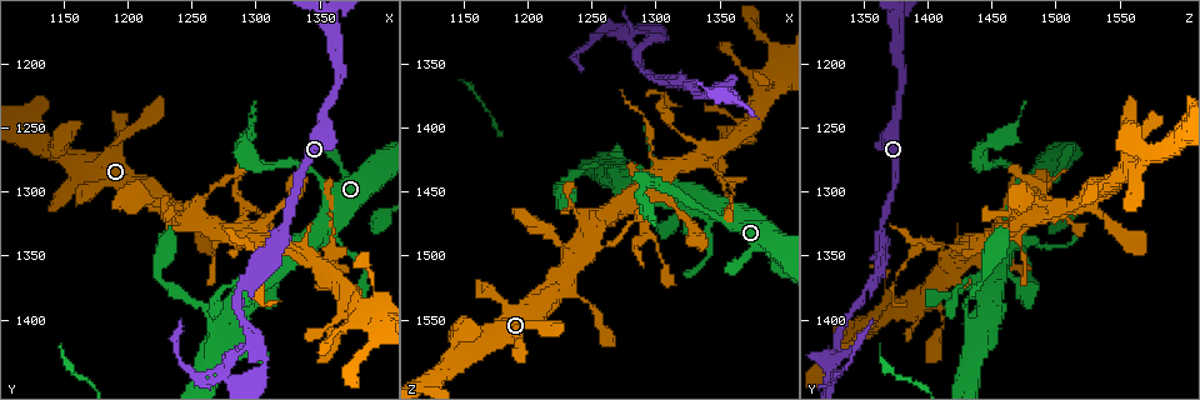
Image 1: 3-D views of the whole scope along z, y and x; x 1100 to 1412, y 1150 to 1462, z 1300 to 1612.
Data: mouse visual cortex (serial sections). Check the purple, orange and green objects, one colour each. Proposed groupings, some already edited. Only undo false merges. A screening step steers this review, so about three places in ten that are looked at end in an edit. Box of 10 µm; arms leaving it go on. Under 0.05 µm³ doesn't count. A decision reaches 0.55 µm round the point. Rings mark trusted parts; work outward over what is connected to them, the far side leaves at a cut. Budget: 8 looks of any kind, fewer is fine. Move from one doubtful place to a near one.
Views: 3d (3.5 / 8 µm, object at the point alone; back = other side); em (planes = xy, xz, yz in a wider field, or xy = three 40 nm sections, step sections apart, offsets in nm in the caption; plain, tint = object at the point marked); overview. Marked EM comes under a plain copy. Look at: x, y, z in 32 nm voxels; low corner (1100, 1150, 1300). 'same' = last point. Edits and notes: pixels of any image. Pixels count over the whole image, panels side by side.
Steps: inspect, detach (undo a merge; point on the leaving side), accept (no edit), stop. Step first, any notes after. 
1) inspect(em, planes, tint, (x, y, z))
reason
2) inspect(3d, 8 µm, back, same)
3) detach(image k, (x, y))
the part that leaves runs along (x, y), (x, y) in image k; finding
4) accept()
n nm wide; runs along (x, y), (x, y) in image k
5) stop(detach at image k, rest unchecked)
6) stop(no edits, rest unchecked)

inspect(3d, 3.5 µm, (1268, 1406, 1434))
small branch off a trunk

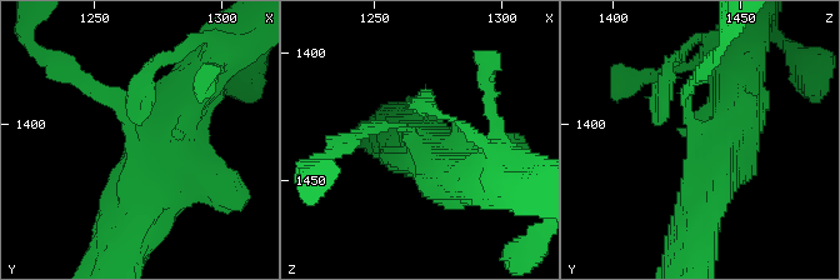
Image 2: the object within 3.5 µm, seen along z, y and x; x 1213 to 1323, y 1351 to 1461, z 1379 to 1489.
inspect(em, planes, tint, (1267, 1405, 1436))
4 arms; arms of 150, 400, 600, 600 nm; now the EM

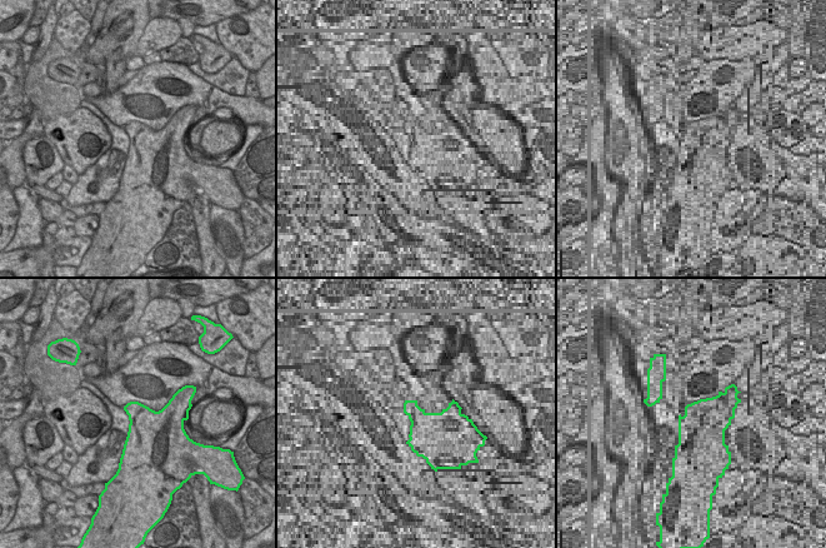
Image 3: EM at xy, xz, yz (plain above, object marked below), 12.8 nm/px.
accept()
runs along (203, 74), (138, 208) in image 2; all the same cell

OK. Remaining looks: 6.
inspect(3d, 3.5 µm, (1302, 1370, 1362))
thick turns thin

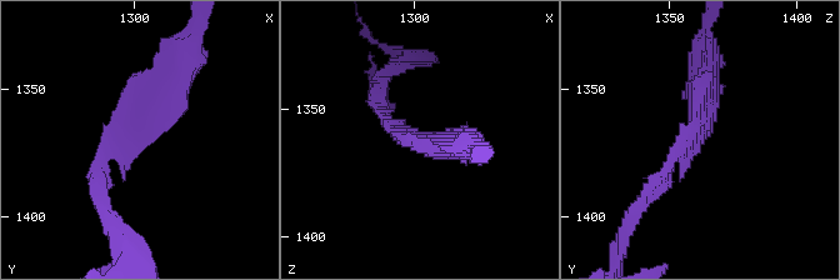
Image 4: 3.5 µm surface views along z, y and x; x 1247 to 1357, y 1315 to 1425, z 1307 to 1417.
inspect(em, planes, tint, (1301, 1367, 1362))
arms of 150, 350 nm

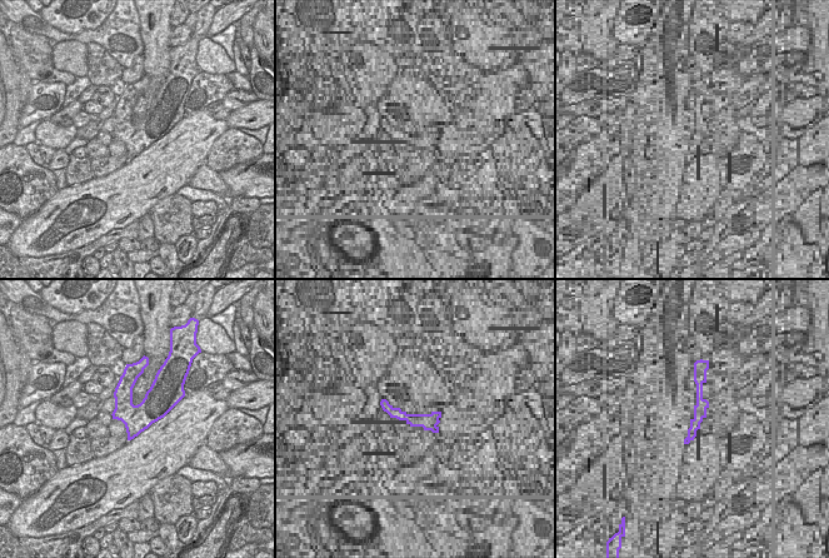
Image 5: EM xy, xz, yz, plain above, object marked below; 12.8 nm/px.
accept()
runs along (185, 66), (161, 116), (100, 158), (104, 185) in image 4; one cell here

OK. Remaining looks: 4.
inspect(3d, 3.5 µm, (1342, 1352, 1424))
four or more arms meet

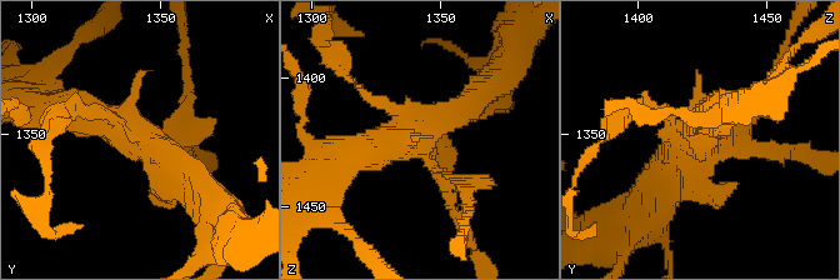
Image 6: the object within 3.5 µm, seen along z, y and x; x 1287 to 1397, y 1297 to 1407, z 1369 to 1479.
inspect(em, xy, step 1, tint, (1340, 1350, 1422))

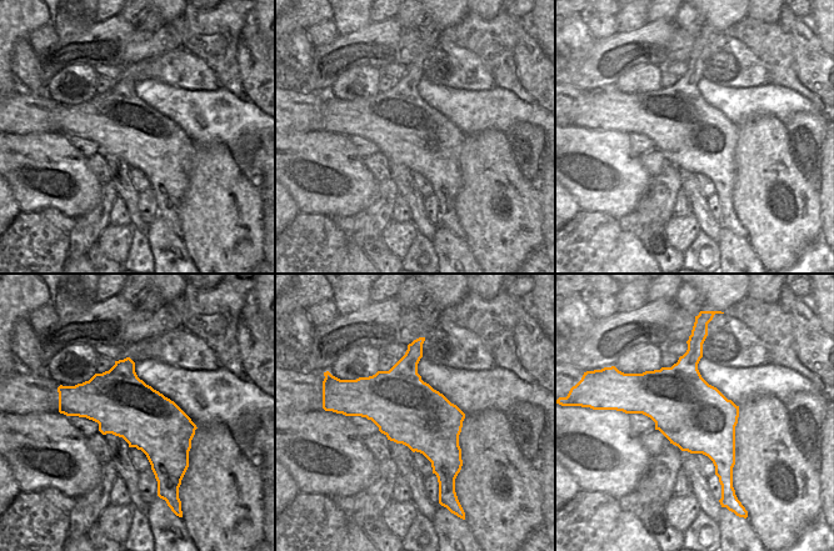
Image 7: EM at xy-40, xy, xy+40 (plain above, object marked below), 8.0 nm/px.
detach(image 6, (345, 73))
the part that leaves runs along (385, 105), (335, 66), (324, 35) in image 6; two cells meet here

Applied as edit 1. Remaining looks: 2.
stop(detach at image 6, rest unchecked)

